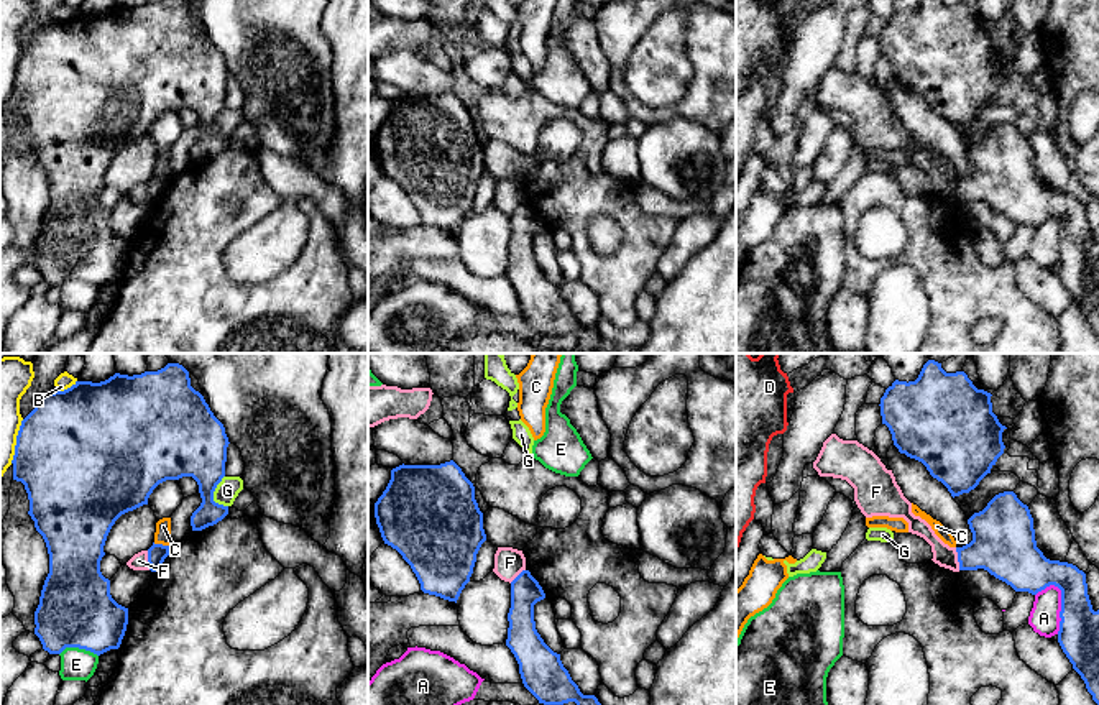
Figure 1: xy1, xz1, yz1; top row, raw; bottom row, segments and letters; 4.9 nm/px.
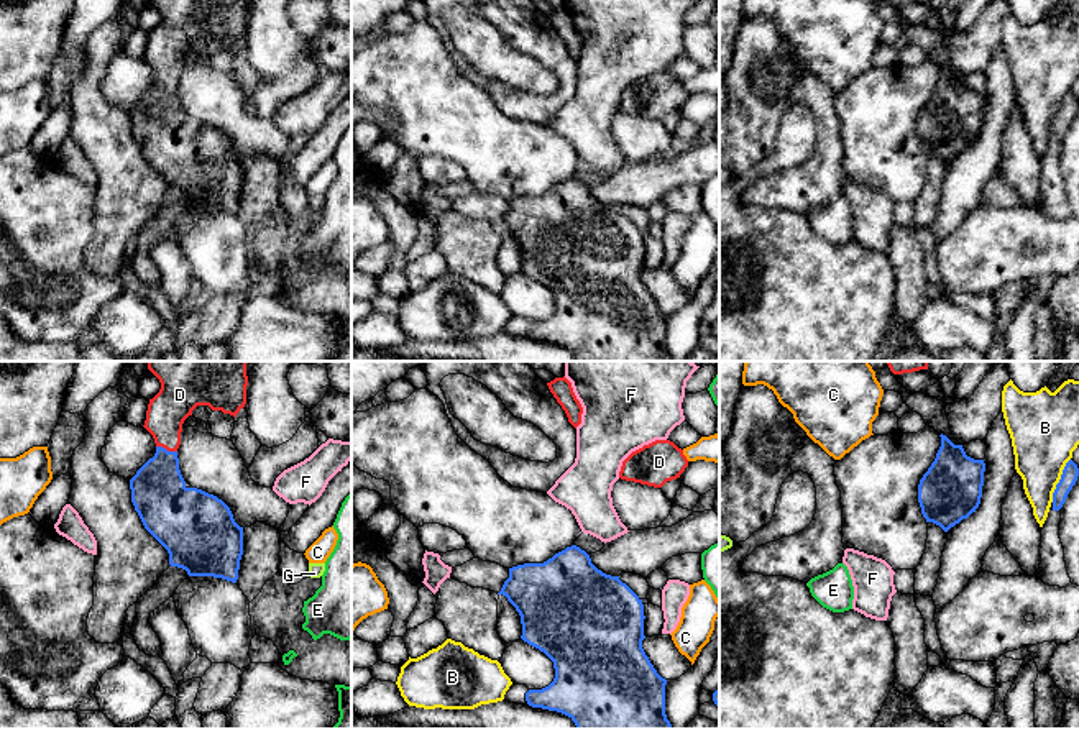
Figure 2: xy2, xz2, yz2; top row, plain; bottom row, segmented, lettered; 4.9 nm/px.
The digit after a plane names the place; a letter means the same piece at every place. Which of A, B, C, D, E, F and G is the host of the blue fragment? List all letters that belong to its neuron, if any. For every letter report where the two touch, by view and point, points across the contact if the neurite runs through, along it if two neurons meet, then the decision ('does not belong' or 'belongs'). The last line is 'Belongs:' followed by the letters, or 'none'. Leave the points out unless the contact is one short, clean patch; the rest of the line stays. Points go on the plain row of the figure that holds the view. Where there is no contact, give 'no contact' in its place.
A: contact yz1 (1062, 239); does not belong
B: contact yz2 (1060, 112); does not belong
C: contact xy1 (161, 176); border xy1 (153, 175), (170, 178); does not belong
D: contact xy2 (166, 82); way xy2 (160, 128), (160, 107), (166, 82), (166, 45); belongs
E: contact xy1 (79, 280); border xy1 (59, 285), (66, 280), (84, 280), (97, 288); does not belong
F: contact yz1 (958, 191); border yz1 (955, 179), (960, 201); does not belong
G: contact xy1 (212, 127); border xy1 (224, 107), (214, 124), (214, 132), (227, 138); does not belong
Belongs: D

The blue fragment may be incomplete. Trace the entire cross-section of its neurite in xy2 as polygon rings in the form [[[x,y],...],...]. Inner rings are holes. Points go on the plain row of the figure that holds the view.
[[[148,0],[161,15],[159,25],[149,31],[145,61],[153,67],[156,85],[130,112],[131,135],[145,161],[168,182],[169,197],[187,204],[189,209],[214,209],[232,215],[238,212],[243,187],[243,159],[240,159],[230,140],[214,126],[197,120],[187,120],[179,102],[177,80],[184,53],[197,38],[209,38],[236,49],[246,36],[246,0]]]

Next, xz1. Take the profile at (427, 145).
[[[453,92],[440,97],[402,95],[393,100],[386,122],[375,135],[375,150],[384,176],[411,197],[421,222],[457,235],[486,173],[475,118],[462,100]]]

